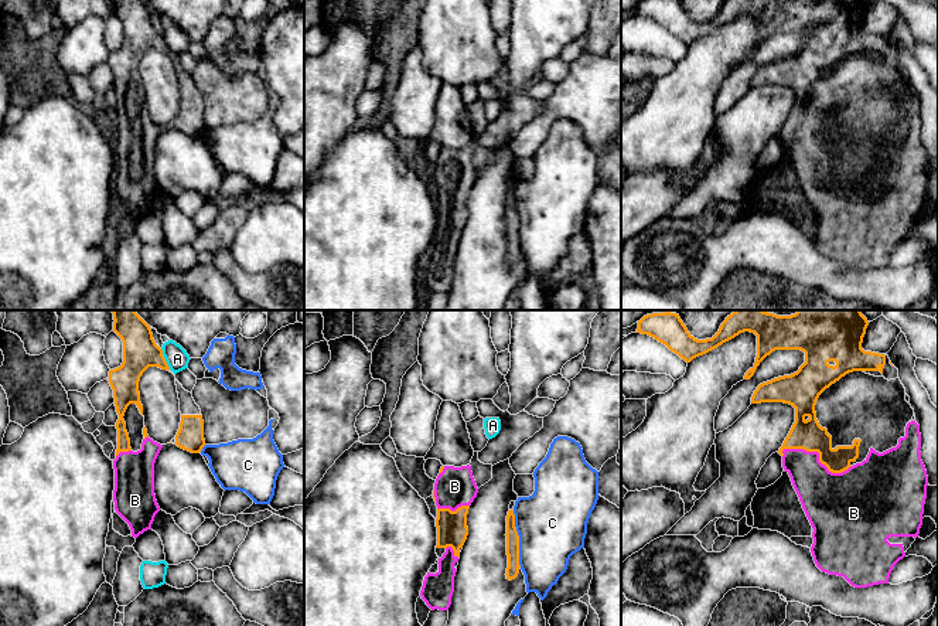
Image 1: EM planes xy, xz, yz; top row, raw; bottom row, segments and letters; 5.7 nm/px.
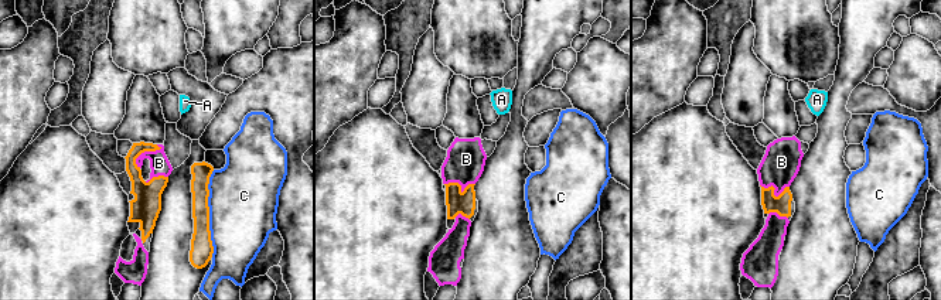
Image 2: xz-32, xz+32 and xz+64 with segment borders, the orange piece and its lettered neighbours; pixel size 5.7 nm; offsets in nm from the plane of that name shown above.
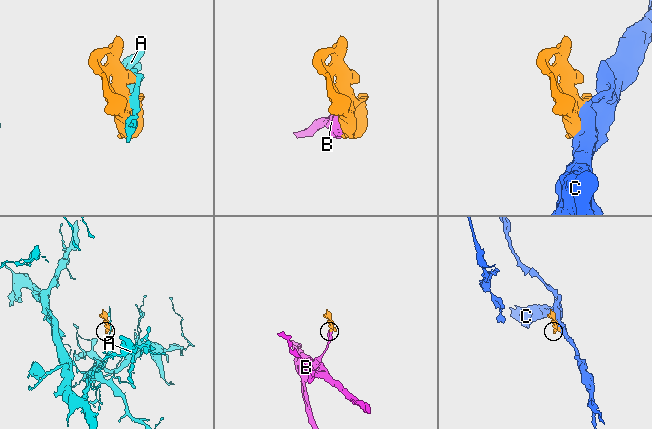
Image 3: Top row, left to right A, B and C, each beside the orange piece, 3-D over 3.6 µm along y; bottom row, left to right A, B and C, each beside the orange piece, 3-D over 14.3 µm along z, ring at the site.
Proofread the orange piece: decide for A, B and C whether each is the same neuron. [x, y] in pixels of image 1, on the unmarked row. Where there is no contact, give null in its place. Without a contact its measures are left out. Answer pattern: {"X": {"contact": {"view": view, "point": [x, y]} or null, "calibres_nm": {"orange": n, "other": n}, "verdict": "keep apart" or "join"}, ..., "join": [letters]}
{"A": {"contact": {"view": "xy", "point": [164, 41]}, "calibres_nm": {"orange": 200, "other": 130}, "verdict": "keep apart"}, "B": {"contact": {"view": "yz", "point": [819, 138]}, "calibres_nm": {"orange": 170, "other": 300}, "verdict": "join"}, "C": {"contact": {"view": "xz", "point": [518, 221]}, "calibres_nm": {"orange": 80, "other": 400}, "verdict": "keep apart"}, "join": ["B"]}

